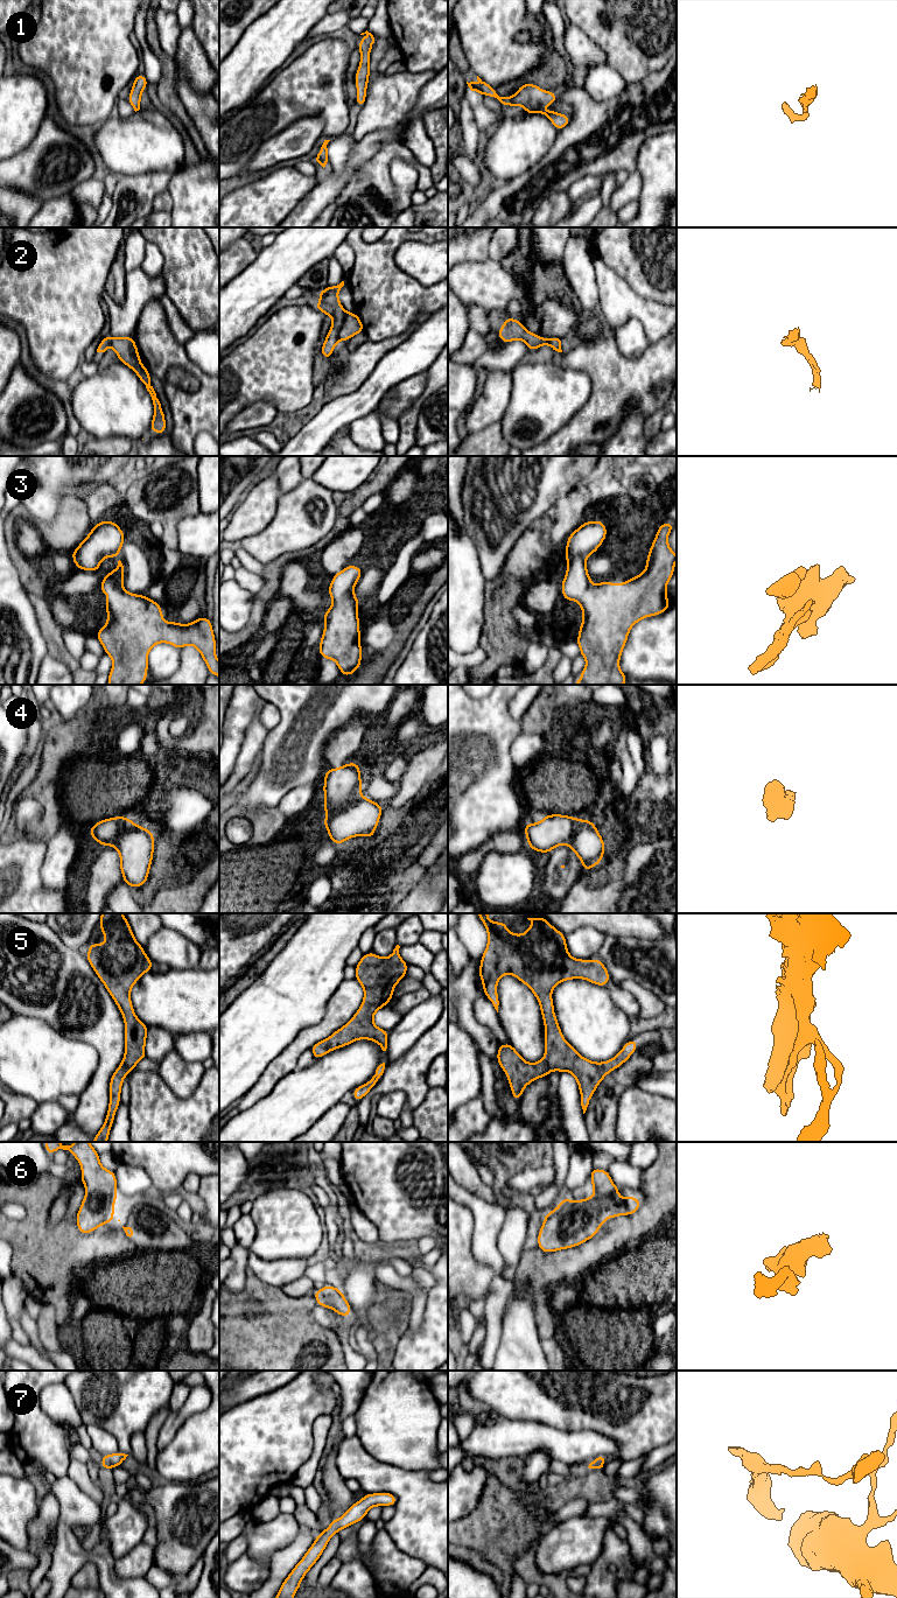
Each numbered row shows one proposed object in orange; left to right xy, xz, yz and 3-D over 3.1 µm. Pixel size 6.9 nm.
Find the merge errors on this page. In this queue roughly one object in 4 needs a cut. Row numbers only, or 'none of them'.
2

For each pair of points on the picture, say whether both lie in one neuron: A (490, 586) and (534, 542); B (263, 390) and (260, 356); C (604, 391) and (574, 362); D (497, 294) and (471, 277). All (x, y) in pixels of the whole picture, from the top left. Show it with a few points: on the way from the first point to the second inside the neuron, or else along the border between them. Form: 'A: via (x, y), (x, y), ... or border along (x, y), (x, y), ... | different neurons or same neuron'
A: via (503, 583), (530, 555) | same neuron
B: via (263, 382), (263, 364) | same neuron
C: via (604, 382), (583, 362) | same neuron
D: via (491, 288), (486, 284), (477, 282) | same neuron

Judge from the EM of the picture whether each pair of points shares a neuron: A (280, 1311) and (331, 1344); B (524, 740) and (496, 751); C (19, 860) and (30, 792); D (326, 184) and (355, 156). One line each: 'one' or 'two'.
A: one
B: one
C: two
D: one

